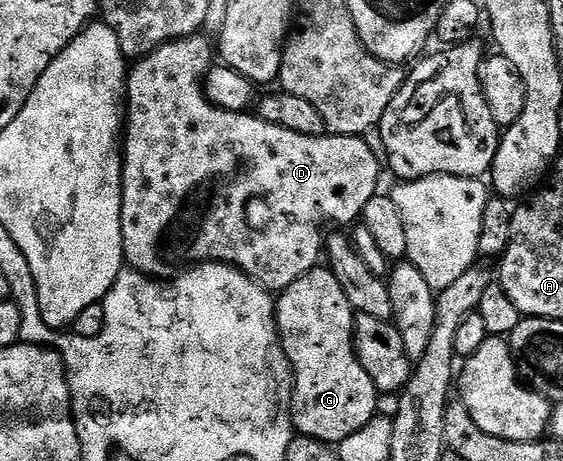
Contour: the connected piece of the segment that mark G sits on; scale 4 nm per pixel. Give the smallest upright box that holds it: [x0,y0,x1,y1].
[275,268,381,444]

